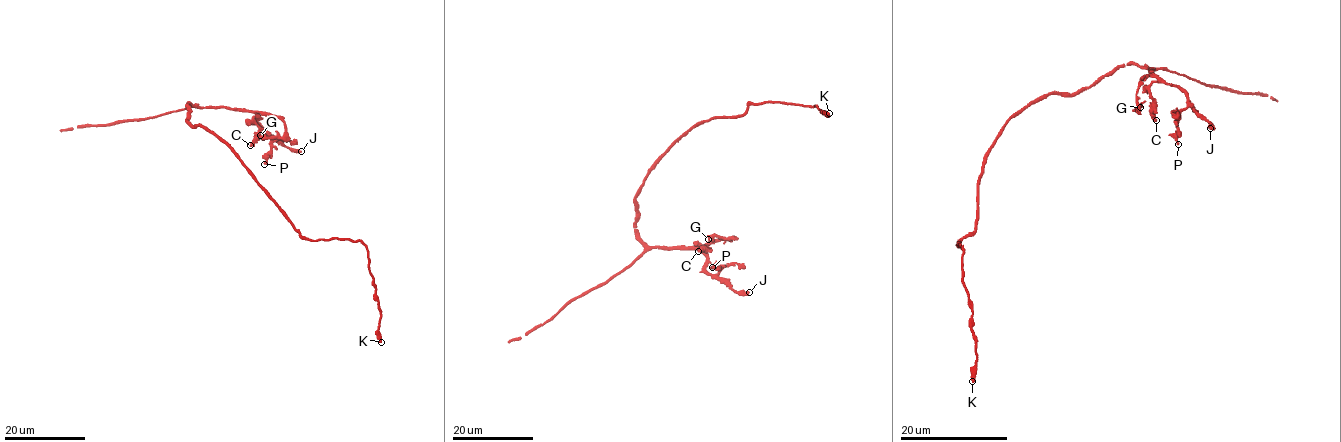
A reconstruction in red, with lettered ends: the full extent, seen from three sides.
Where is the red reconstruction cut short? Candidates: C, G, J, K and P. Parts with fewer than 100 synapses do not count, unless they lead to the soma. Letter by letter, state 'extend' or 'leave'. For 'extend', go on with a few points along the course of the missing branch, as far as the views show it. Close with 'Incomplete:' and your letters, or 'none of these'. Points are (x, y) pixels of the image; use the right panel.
C: leave
G: leave
J: leave
K: leave
P: leave
Incomplete: none of these

